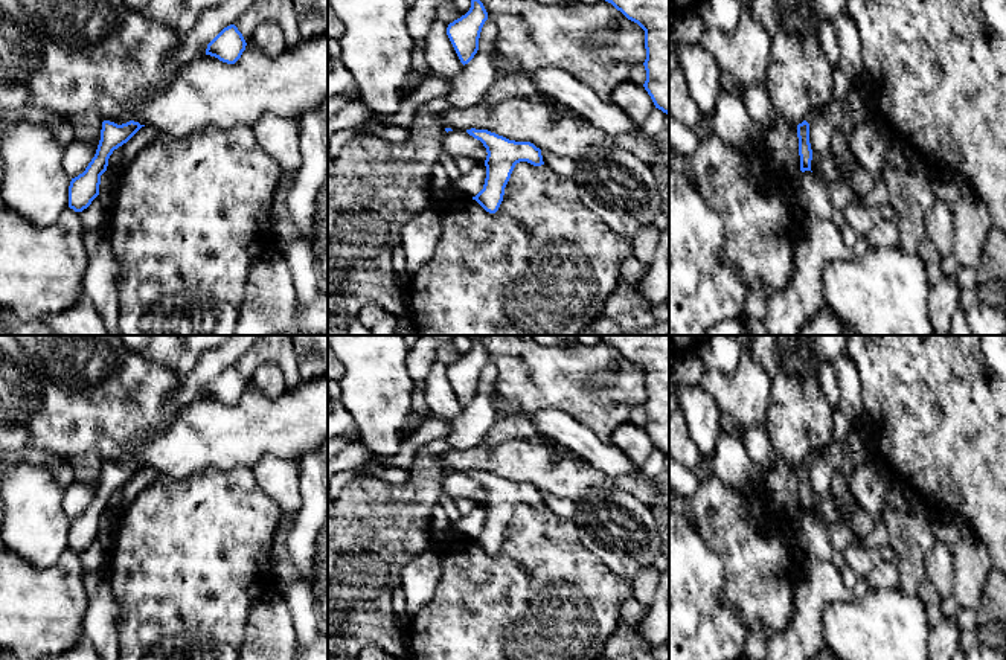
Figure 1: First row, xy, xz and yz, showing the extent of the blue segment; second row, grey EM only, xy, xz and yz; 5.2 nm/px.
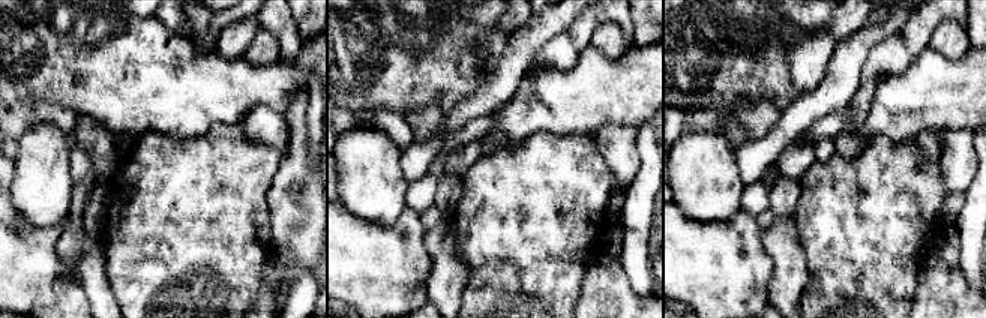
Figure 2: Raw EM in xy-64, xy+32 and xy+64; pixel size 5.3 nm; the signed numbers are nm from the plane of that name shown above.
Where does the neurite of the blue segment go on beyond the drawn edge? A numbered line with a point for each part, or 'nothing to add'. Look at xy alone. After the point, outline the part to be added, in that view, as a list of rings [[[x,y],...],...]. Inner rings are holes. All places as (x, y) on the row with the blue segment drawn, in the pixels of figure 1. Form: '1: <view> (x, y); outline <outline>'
nothing to add

